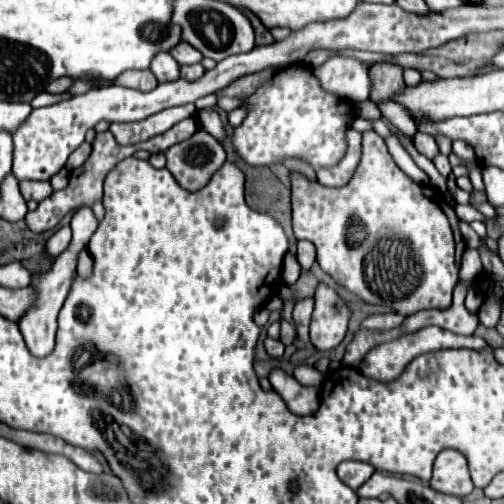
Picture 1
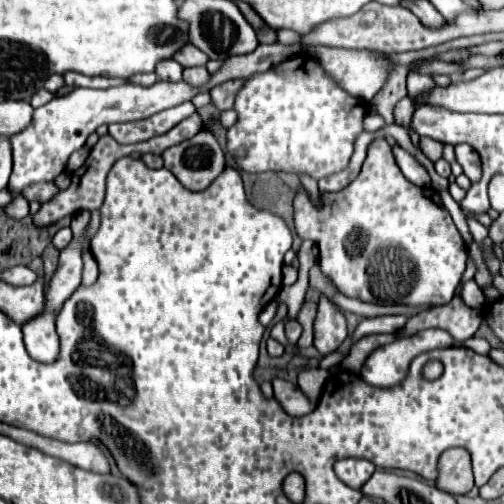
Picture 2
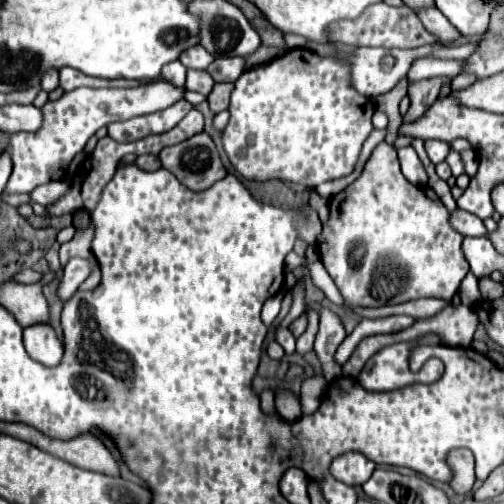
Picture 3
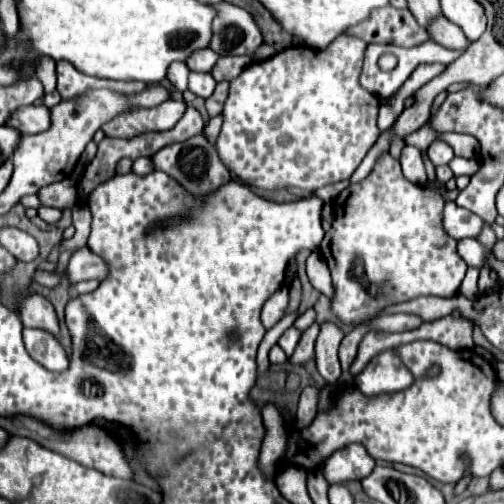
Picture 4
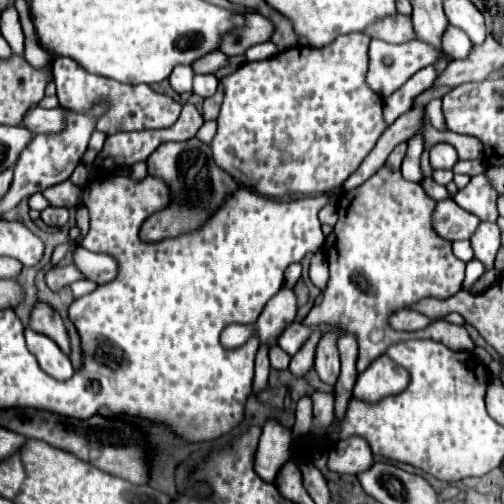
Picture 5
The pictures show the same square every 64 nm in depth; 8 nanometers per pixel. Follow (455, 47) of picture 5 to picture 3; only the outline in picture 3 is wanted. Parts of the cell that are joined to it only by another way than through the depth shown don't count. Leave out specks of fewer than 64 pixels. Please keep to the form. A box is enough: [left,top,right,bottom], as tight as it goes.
[416,6,460,44]

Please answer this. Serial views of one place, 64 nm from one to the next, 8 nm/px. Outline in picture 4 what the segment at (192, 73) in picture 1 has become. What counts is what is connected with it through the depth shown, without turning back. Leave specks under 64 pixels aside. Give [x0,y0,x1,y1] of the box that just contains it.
[188,72,216,98]

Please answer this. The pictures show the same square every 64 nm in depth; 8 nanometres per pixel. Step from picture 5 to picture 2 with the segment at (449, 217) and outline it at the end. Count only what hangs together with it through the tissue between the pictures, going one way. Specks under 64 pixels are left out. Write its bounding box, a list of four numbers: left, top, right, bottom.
[468,220,488,244]

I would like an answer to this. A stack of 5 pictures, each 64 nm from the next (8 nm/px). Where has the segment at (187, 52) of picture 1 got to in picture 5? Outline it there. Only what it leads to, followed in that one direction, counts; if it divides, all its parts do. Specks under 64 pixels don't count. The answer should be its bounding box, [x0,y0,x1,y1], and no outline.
[192,50,228,74]

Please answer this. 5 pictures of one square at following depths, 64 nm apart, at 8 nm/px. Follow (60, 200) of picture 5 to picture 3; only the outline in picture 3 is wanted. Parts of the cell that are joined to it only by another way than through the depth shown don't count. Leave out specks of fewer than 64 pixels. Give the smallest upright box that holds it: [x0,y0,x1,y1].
[30,182,70,206]

